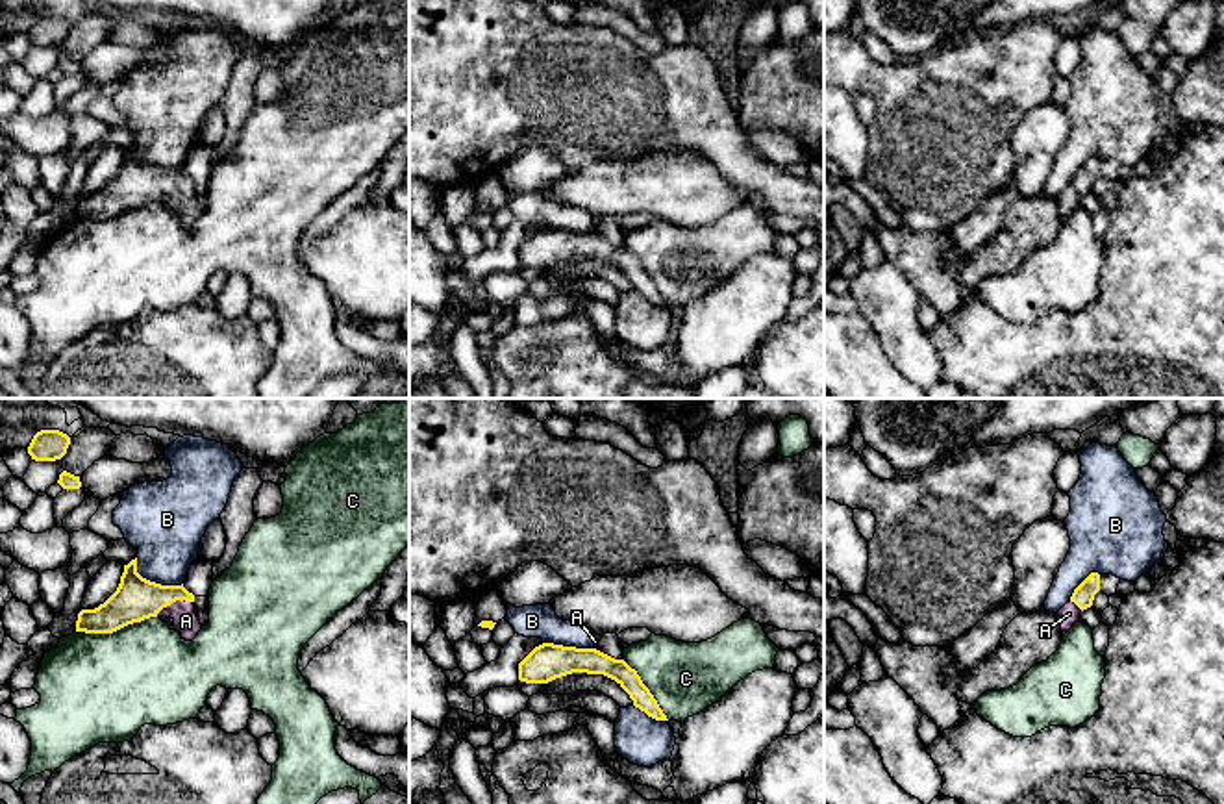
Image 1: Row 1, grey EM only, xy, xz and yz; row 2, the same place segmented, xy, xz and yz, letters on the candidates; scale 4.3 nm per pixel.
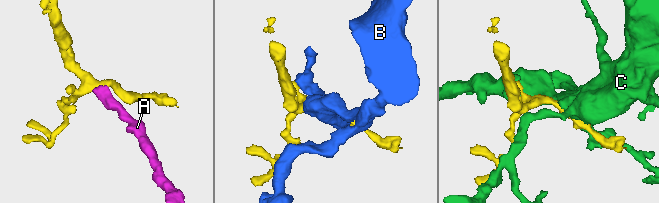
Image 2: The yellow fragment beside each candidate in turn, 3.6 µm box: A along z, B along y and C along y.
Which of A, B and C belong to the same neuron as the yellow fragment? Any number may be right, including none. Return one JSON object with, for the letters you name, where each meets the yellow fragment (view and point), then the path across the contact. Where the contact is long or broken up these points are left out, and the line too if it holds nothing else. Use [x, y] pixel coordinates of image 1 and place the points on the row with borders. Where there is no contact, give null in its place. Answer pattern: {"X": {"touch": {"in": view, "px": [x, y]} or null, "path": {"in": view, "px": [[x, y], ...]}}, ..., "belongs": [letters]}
{"A": {"touch": {"in": "xy", "px": [173, 601]}, "path": {"in": "xy", "px": [[136, 599], [173, 601], [182, 610], [186, 621]]}}, "belongs": ["A"]}

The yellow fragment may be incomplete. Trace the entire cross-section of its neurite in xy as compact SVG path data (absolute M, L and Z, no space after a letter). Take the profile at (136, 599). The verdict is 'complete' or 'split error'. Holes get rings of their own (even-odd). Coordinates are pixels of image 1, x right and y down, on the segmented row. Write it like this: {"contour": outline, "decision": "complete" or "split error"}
{"contour": "M137 558L124 565L117 591L98 608L81 609L76 632L113 634L150 617L172 619L170 630L193 641L202 624L194 611L194 595L181 585L161 585L137 572Z", "decision": "split error"}

